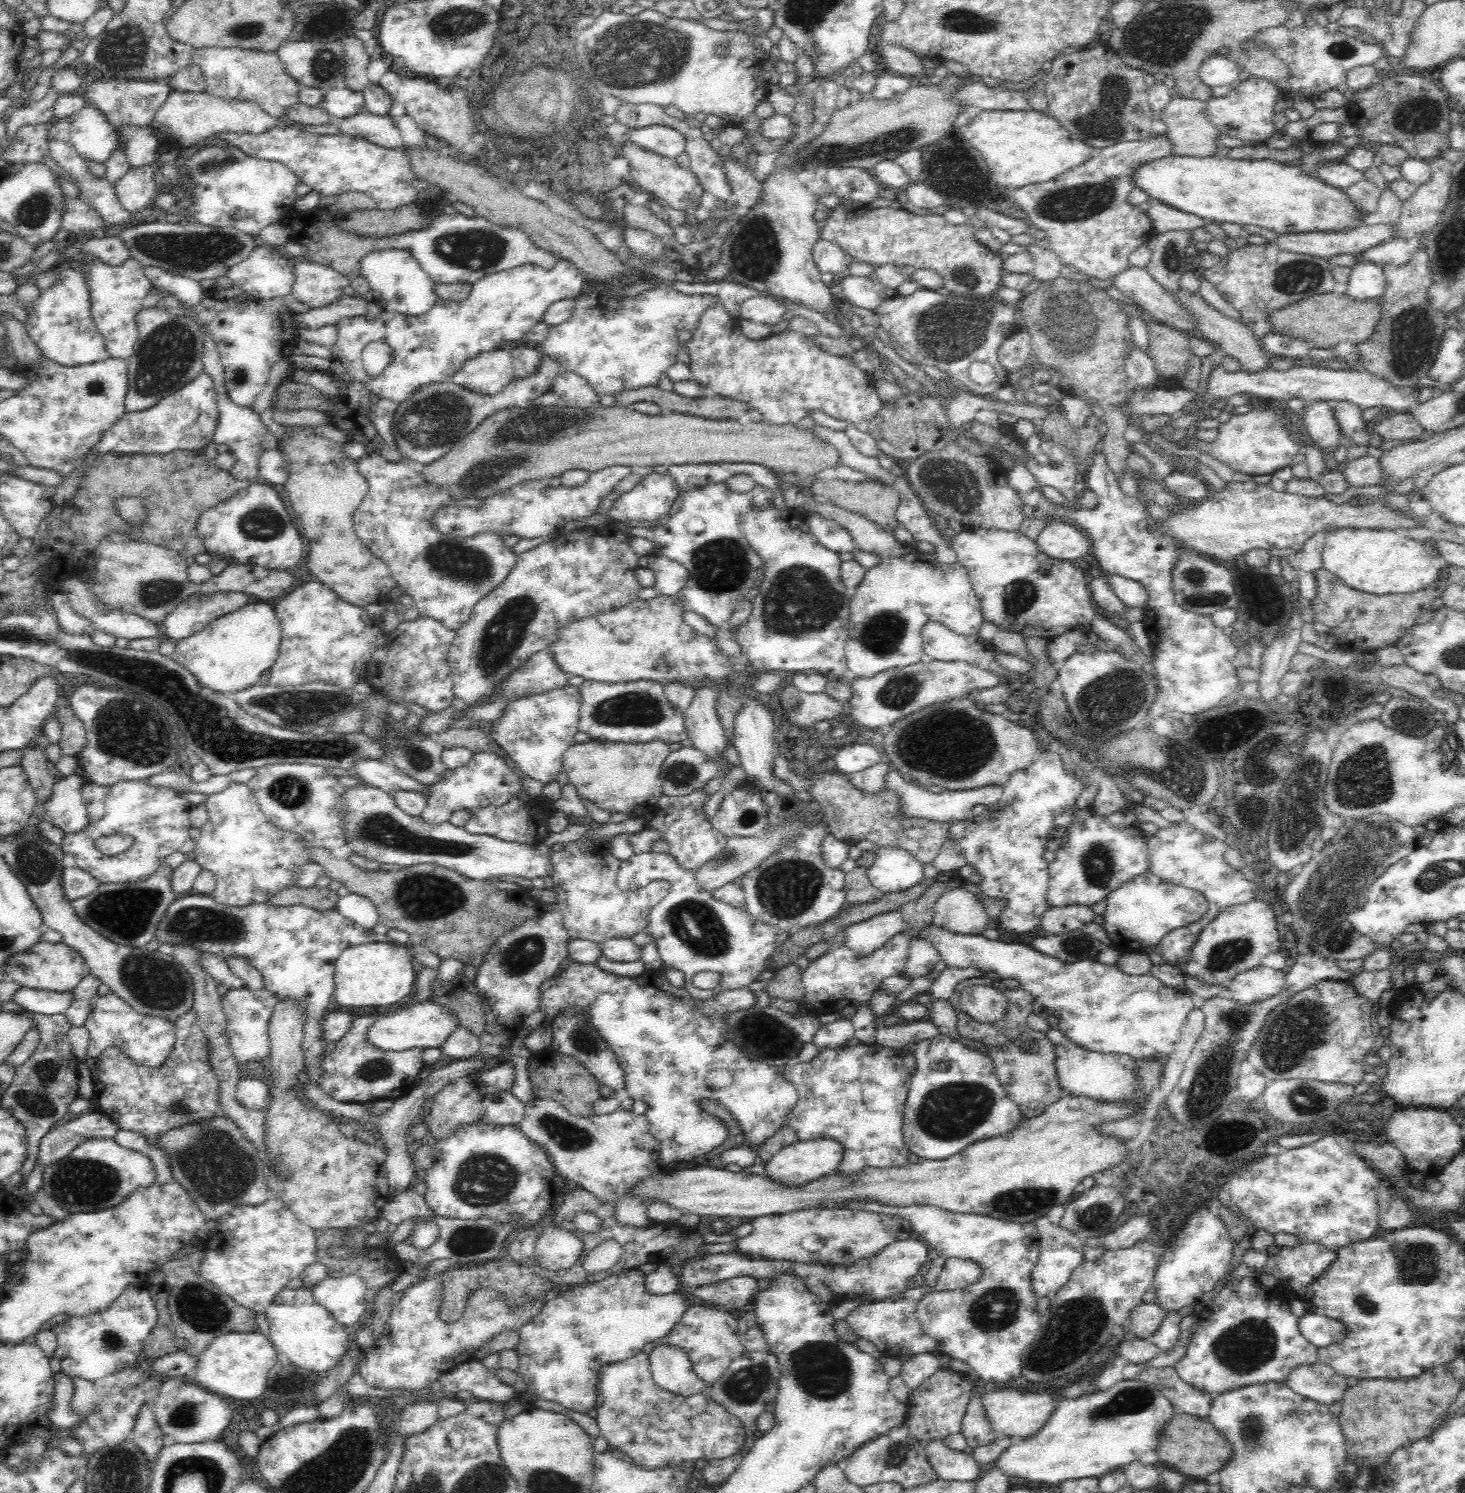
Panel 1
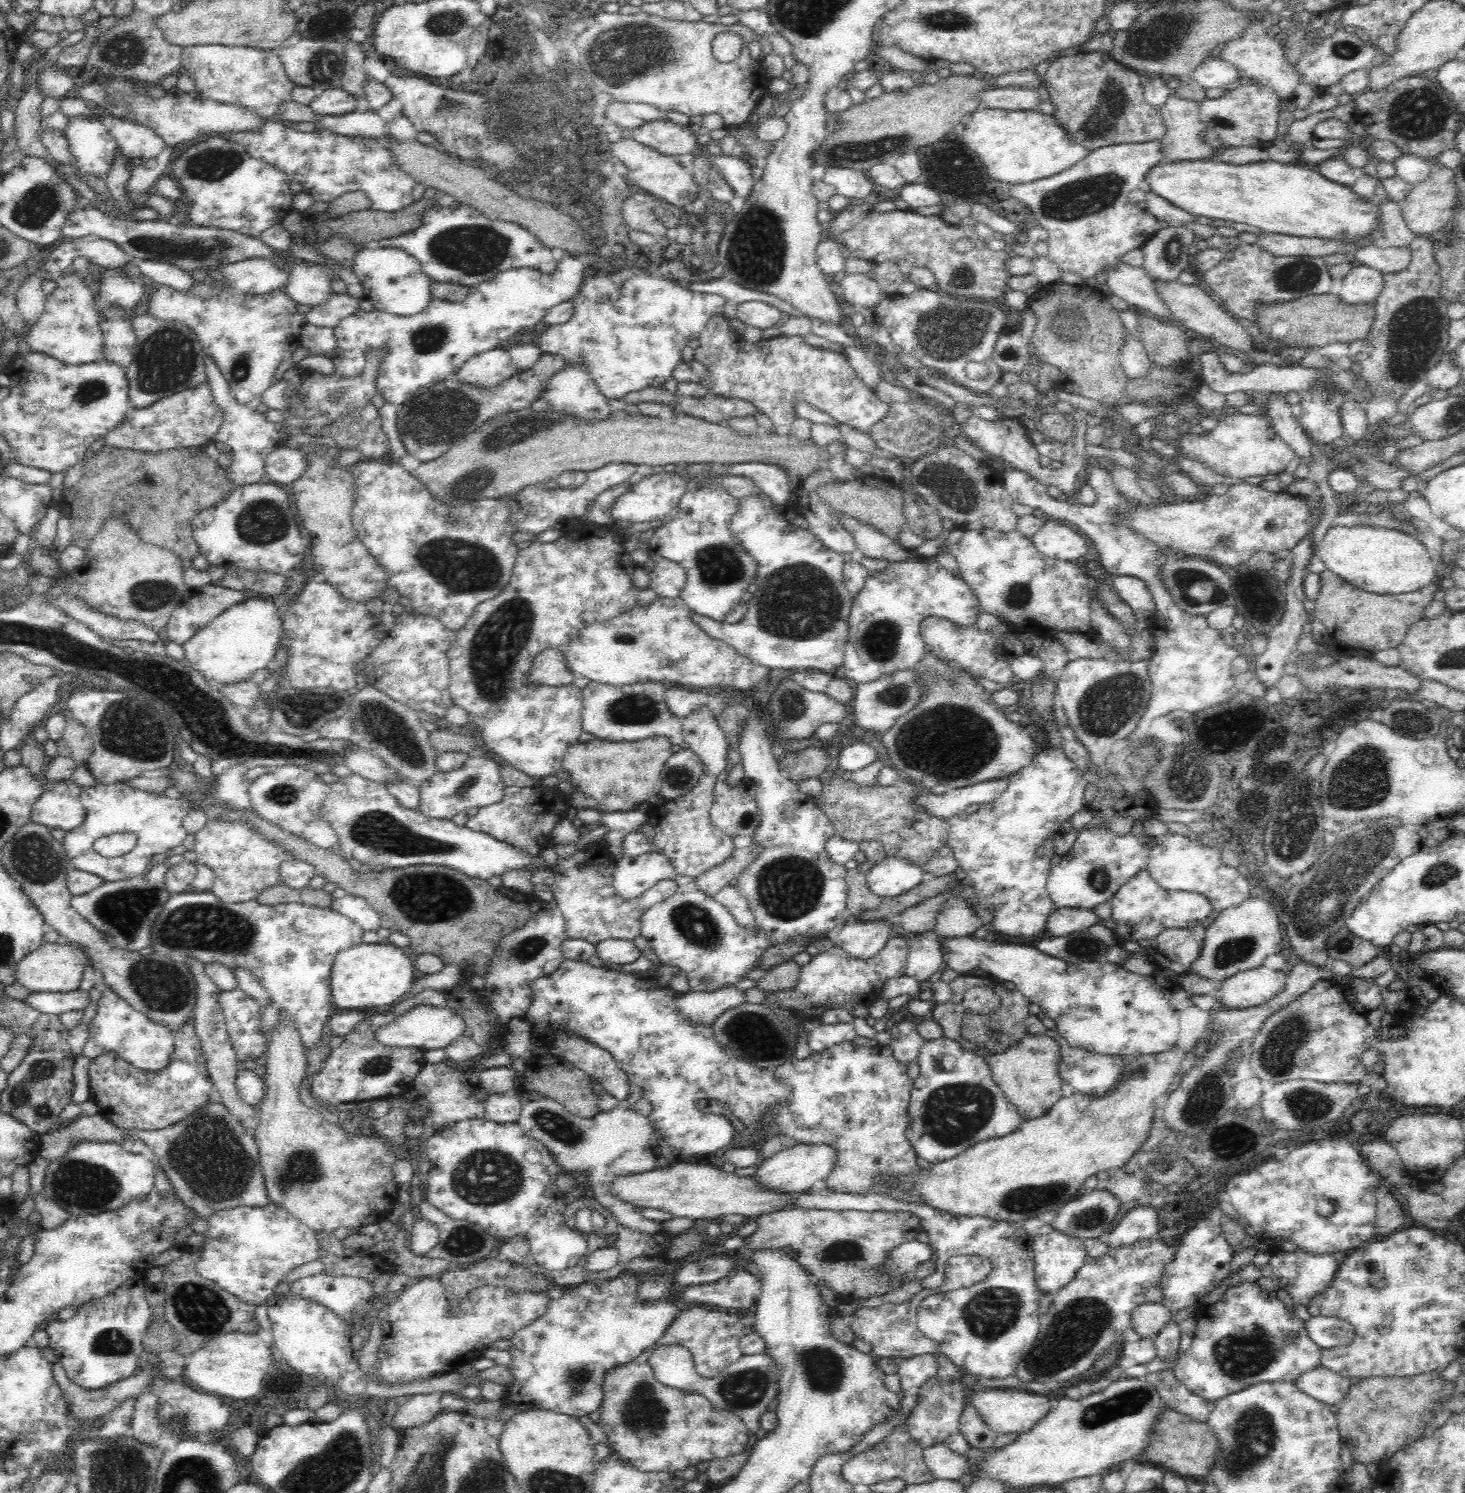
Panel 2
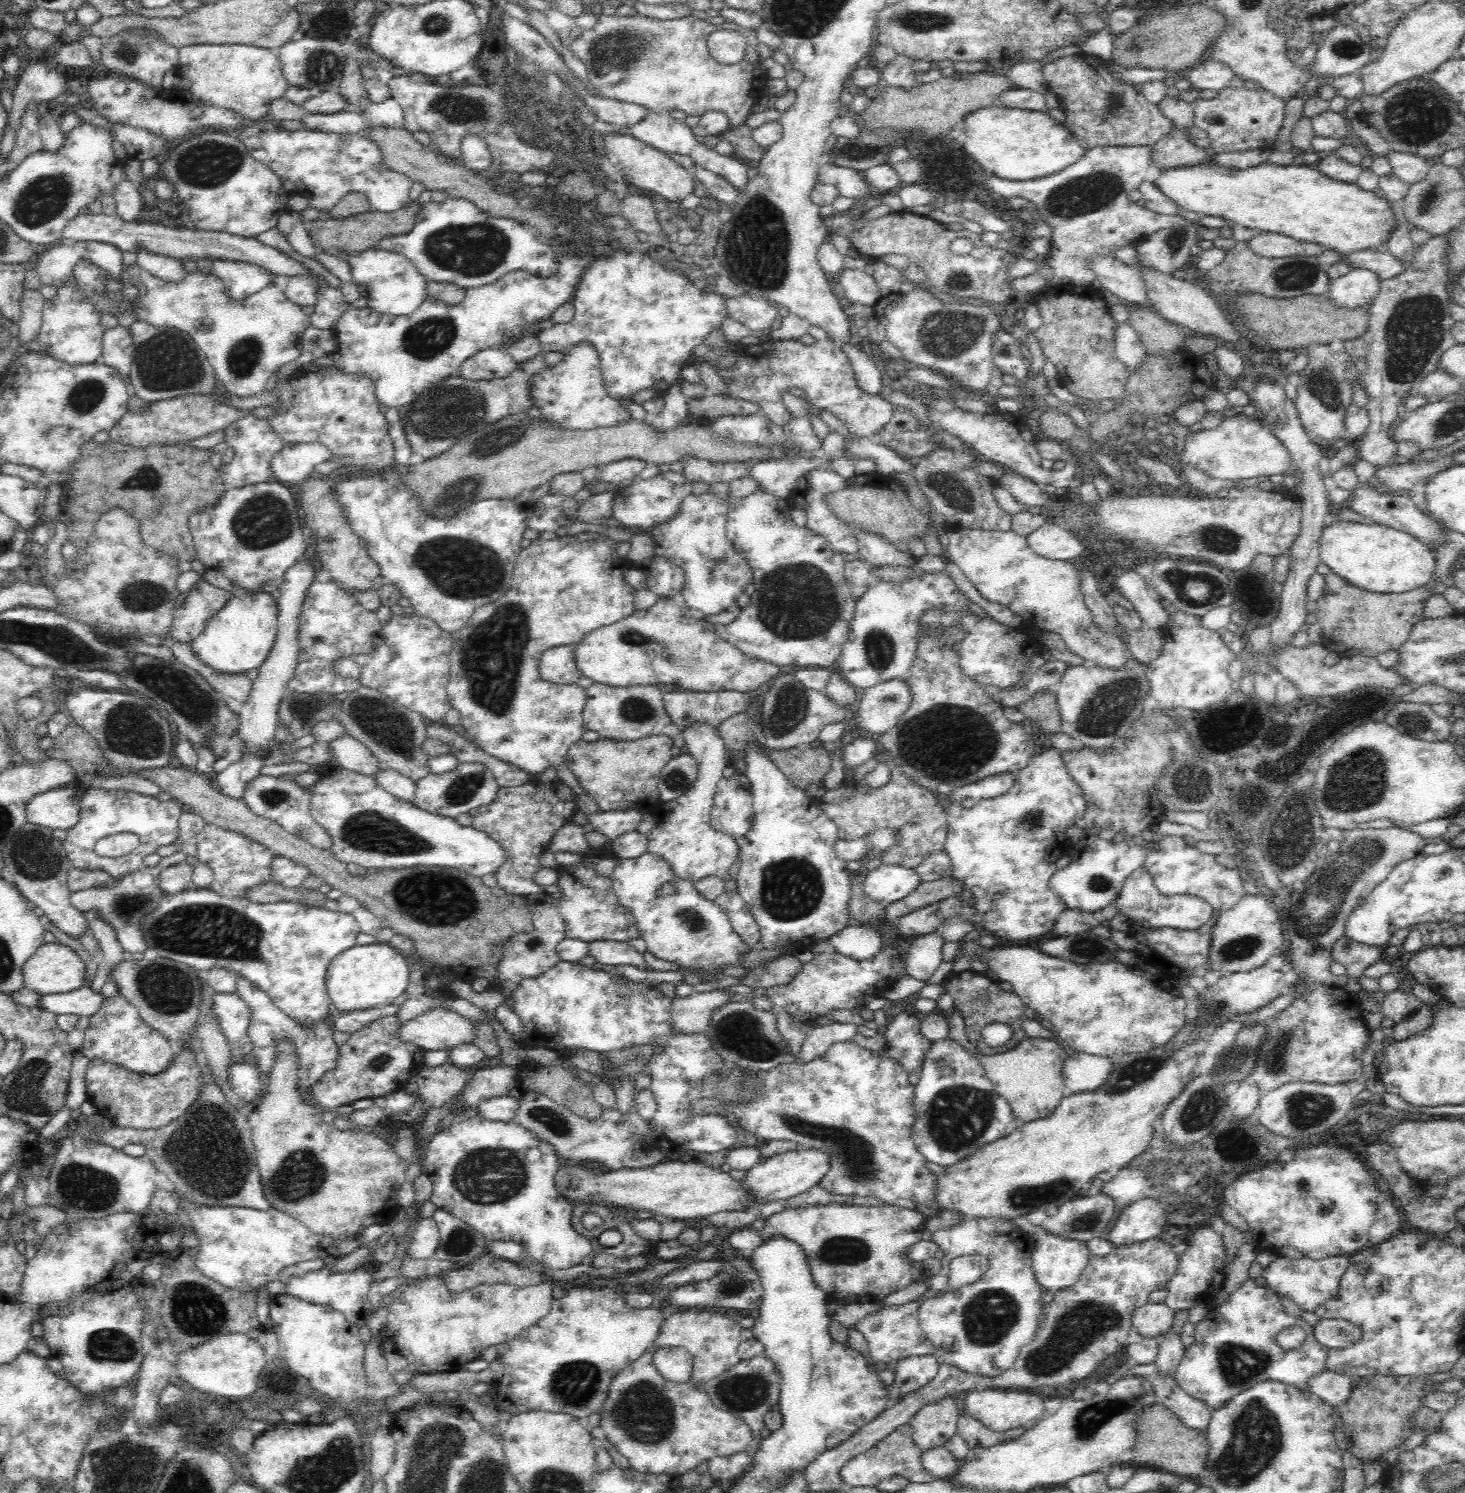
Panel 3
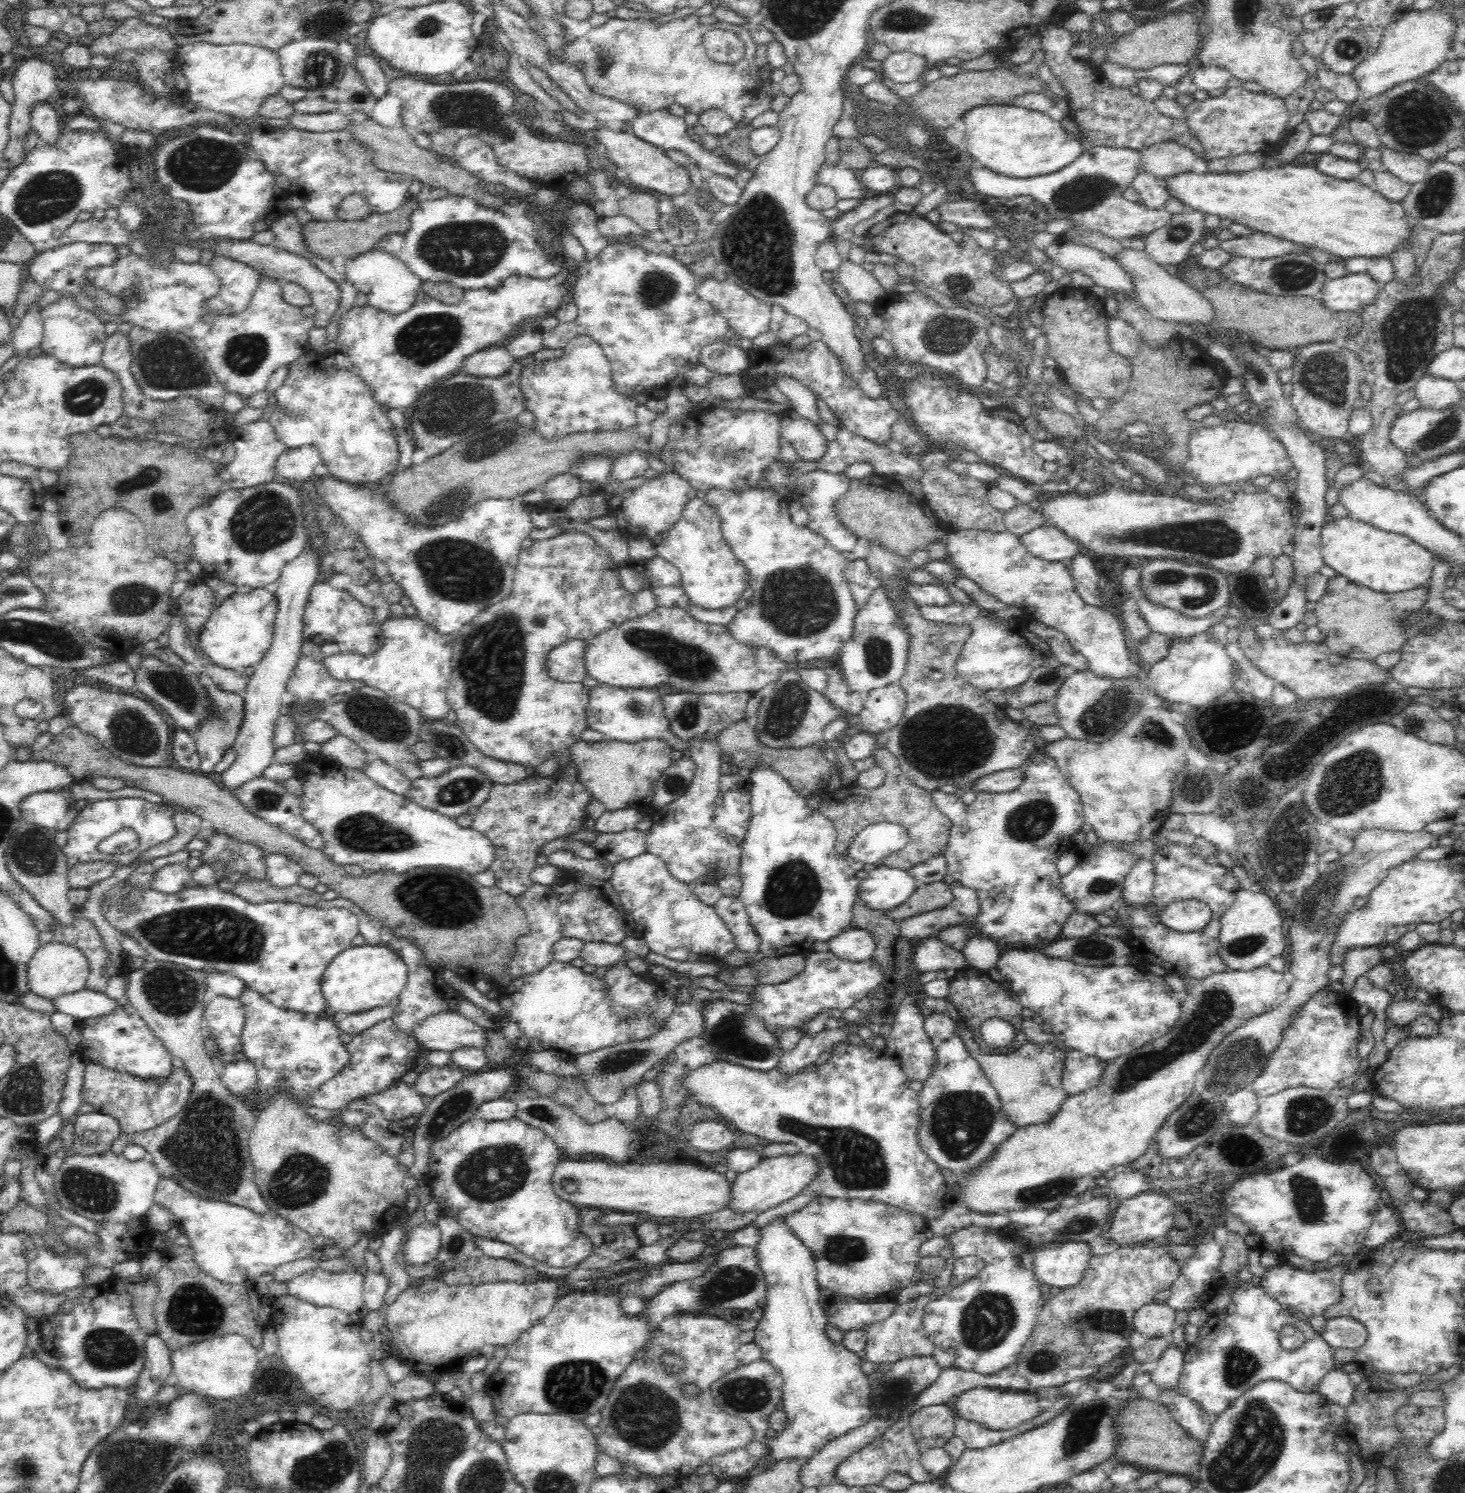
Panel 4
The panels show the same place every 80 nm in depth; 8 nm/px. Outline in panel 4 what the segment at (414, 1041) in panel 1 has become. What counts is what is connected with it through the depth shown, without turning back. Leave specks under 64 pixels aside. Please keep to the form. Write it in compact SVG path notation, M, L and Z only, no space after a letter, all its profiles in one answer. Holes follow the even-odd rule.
M440 1013L416 1025L413 1033L428 1049L453 1053L470 1047L484 1051L489 1045L486 1030L460 1013Z

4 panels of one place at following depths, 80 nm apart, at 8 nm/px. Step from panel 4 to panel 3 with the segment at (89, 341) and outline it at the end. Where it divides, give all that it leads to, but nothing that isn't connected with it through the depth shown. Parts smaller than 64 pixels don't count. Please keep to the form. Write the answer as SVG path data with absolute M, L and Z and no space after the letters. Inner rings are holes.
M76 283L60 287L56 296L43 306L42 316L40 335L32 344L28 344L28 351L46 353L70 366L90 365L100 361L105 328L100 323L100 313L82 297L82 291Z

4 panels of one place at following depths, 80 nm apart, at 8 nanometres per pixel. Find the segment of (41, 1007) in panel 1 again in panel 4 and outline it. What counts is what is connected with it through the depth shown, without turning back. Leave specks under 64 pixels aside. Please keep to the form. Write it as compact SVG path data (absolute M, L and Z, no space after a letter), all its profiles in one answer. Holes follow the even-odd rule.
M86 988L51 1001L58 1011L73 1016L80 1023L84 1019L115 1013L123 1007L122 1001L108 997L105 992L96 992Z

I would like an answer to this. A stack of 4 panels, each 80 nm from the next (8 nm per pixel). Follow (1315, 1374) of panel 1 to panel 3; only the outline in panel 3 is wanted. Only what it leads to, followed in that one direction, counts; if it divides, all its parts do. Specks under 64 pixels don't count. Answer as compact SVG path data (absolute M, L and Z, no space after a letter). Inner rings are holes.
M1324 1371L1309 1380L1309 1391L1319 1396L1326 1404L1341 1407L1348 1402L1354 1385L1350 1383L1350 1377L1333 1371Z

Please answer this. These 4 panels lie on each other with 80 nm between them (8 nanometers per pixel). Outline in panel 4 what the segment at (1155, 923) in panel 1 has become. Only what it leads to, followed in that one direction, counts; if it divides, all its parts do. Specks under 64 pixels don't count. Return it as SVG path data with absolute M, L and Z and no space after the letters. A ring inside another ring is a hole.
M1141 858L1135 866L1127 872L1124 881L1124 901L1130 904L1130 909L1139 905L1148 905L1153 894L1156 865L1152 858ZM1183 902L1159 912L1159 920L1164 926L1175 931L1196 931L1206 926L1211 918L1211 910L1202 902Z

